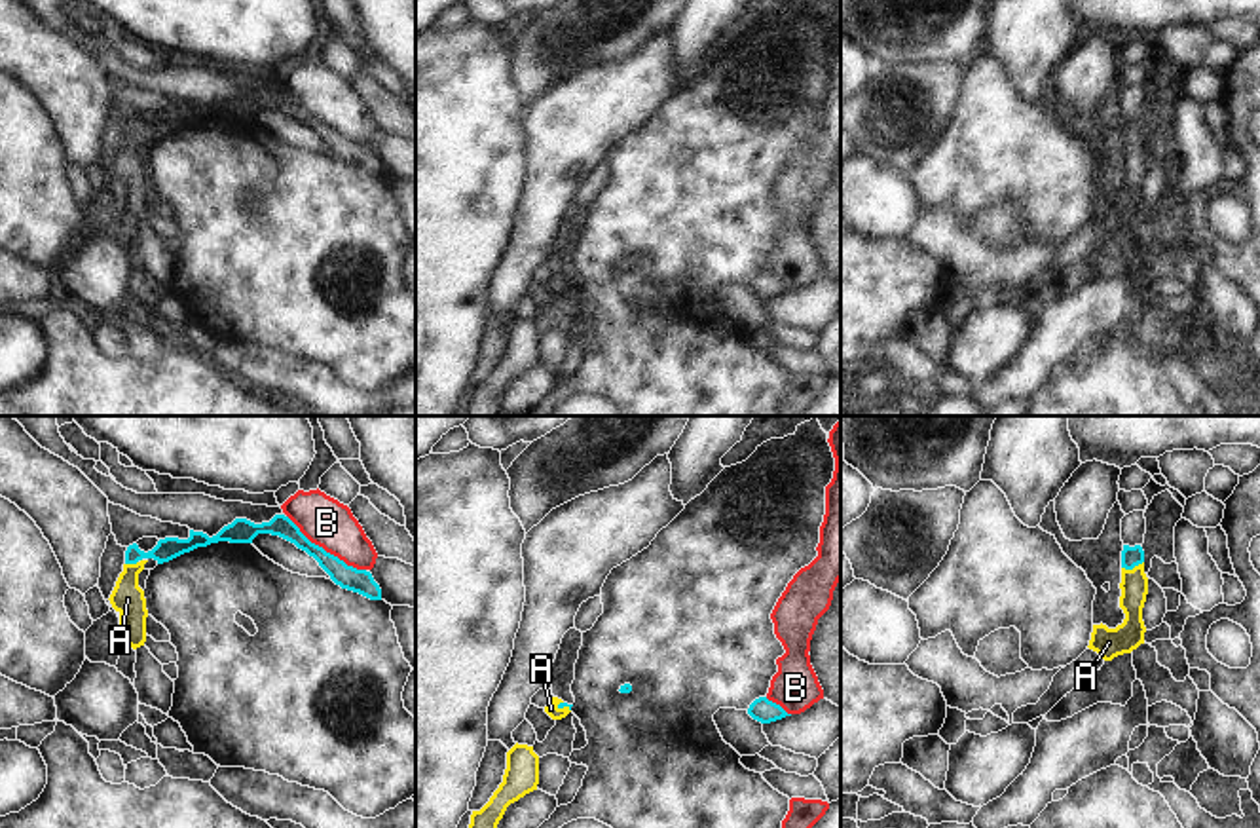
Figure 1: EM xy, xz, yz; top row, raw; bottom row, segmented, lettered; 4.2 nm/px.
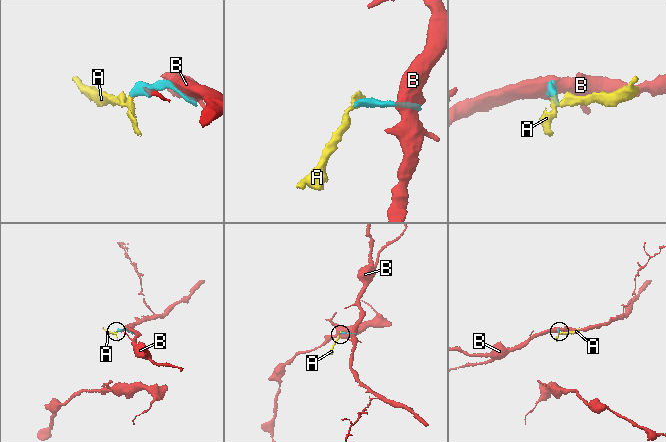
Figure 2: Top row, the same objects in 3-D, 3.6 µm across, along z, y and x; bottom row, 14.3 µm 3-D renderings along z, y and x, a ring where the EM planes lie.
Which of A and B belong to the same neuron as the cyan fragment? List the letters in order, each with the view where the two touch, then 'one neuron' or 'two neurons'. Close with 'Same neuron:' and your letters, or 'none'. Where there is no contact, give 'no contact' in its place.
A: yz | one neuron
B: xy | two neurons
Same neuron: A

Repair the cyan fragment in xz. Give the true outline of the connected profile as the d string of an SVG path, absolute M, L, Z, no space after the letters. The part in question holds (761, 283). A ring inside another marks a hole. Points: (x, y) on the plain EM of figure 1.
M767 272L755 273L750 279L748 289L761 298L770 298L786 291L791 291L780 279L769 275Z

